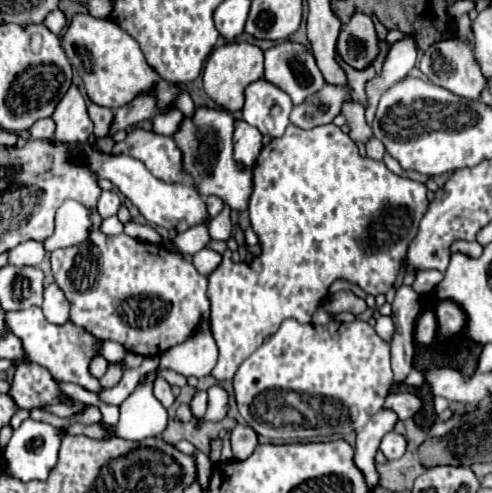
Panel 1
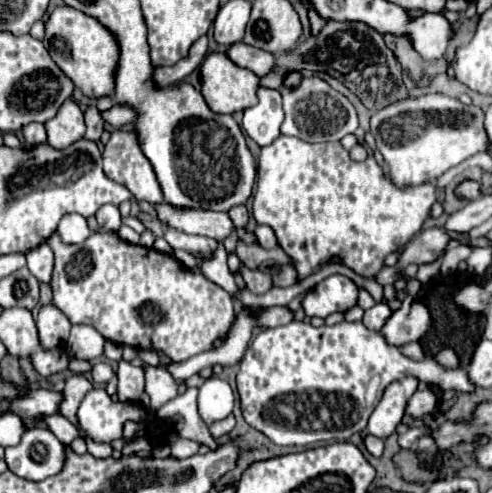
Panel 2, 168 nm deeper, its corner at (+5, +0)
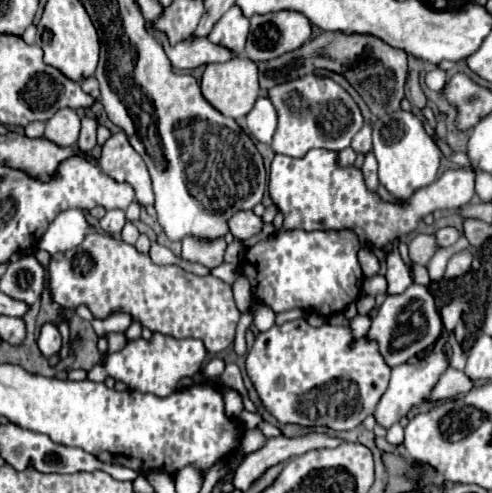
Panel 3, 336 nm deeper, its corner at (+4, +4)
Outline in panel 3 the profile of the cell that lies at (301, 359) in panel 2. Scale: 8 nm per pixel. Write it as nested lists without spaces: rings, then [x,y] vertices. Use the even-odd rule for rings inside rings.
[[[286,322],[282,326],[272,326],[270,330],[260,332],[256,336],[254,346],[246,356],[246,374],[252,380],[264,408],[280,424],[298,424],[306,428],[326,426],[334,432],[352,430],[362,424],[366,416],[374,414],[376,404],[386,392],[390,372],[392,368],[378,352],[378,342],[370,340],[368,336],[354,338],[352,328],[348,324],[322,324],[314,328],[308,322]]]

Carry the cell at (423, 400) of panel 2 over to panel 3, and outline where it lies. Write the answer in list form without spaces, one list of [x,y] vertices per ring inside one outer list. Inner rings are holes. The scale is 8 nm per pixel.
[[[448,368],[438,380],[438,384],[432,388],[428,400],[448,400],[448,398],[456,398],[458,394],[466,394],[470,390],[472,390],[472,380],[464,372],[456,368]]]

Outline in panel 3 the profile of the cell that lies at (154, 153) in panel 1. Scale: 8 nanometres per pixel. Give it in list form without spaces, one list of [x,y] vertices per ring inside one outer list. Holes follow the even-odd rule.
[[[122,130],[112,134],[106,140],[106,144],[102,146],[100,168],[110,178],[114,178],[118,182],[128,182],[134,188],[136,200],[142,206],[154,204],[154,192],[152,192],[152,182],[150,182],[146,164],[142,162],[140,154],[130,146],[130,142]]]

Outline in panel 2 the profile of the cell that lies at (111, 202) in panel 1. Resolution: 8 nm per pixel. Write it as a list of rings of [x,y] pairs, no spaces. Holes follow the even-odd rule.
[[[105,204],[97,210],[95,214],[99,226],[105,230],[105,232],[117,232],[119,226],[121,226],[121,214],[119,214],[119,208],[113,206],[113,204]]]

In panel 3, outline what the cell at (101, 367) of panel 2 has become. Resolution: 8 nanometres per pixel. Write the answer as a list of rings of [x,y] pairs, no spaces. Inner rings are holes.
[[[154,334],[150,342],[140,338],[140,340],[128,342],[120,352],[106,354],[104,362],[94,364],[94,372],[88,372],[88,380],[104,382],[106,378],[114,378],[128,384],[128,388],[132,390],[140,390],[140,392],[148,392],[158,398],[164,398],[176,392],[180,378],[194,376],[196,372],[200,372],[204,358],[206,358],[206,348],[202,342],[194,338],[176,340],[164,334]],[[124,350],[128,350],[126,358],[124,358]]]

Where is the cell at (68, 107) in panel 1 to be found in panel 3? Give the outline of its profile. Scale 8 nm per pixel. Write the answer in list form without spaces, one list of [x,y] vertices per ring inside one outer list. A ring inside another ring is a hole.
[[[62,108],[58,110],[48,122],[46,122],[46,132],[44,138],[58,146],[68,146],[74,148],[80,136],[80,118],[76,110],[72,108]]]

